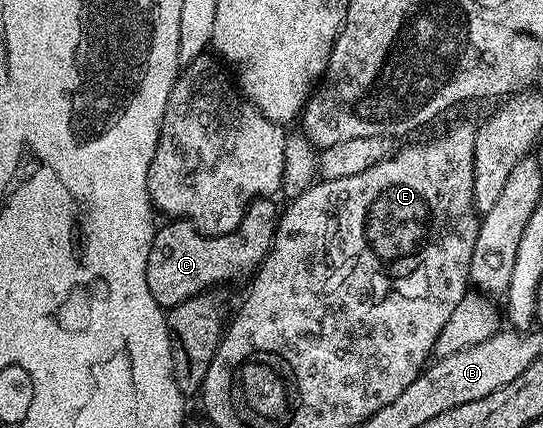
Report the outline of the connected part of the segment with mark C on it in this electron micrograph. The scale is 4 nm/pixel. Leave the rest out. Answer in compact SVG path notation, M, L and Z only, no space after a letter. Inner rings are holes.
M269 197L256 199L247 209L243 221L226 235L202 235L201 230L188 219L165 221L153 232L151 253L147 253L147 289L163 309L187 301L191 297L217 289L220 283L252 276L262 259L273 248L277 232L279 207Z

